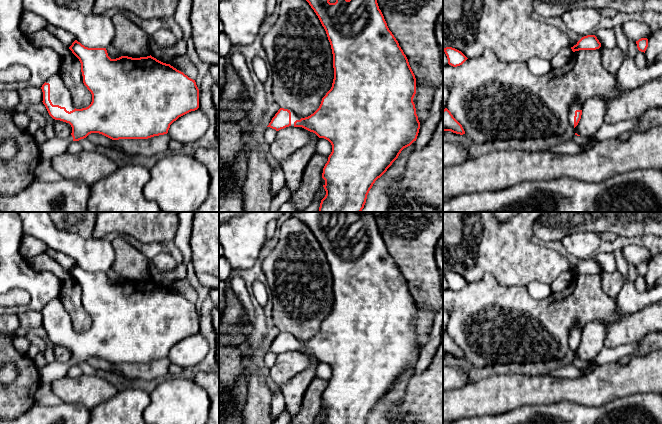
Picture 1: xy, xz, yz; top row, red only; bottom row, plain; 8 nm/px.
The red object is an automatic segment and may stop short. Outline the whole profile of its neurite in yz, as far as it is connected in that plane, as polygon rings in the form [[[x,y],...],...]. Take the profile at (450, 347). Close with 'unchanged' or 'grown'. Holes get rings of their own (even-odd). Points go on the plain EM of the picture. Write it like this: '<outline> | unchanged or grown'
[[[447,332],[443,334],[443,355],[451,355],[460,359],[465,358],[462,349],[453,341]]] | unchanged

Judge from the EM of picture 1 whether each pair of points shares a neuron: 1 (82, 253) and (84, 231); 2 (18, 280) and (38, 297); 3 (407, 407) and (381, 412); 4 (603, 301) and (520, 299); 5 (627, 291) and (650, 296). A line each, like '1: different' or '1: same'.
1: different
2: same
3: different
4: same
5: same

